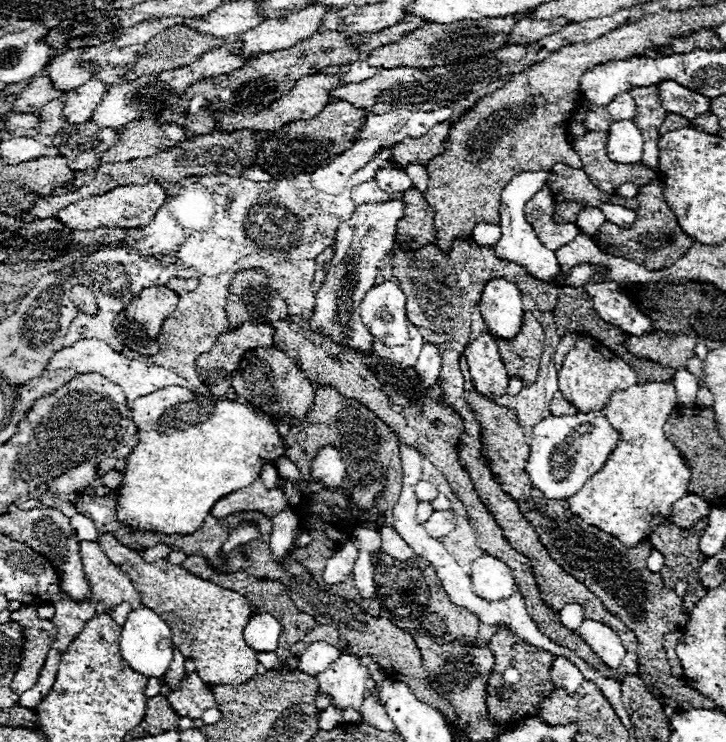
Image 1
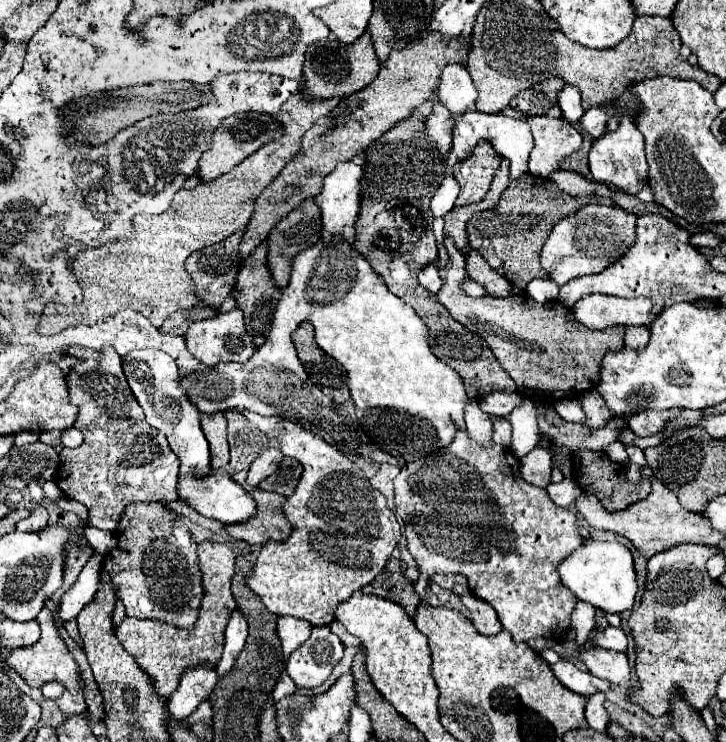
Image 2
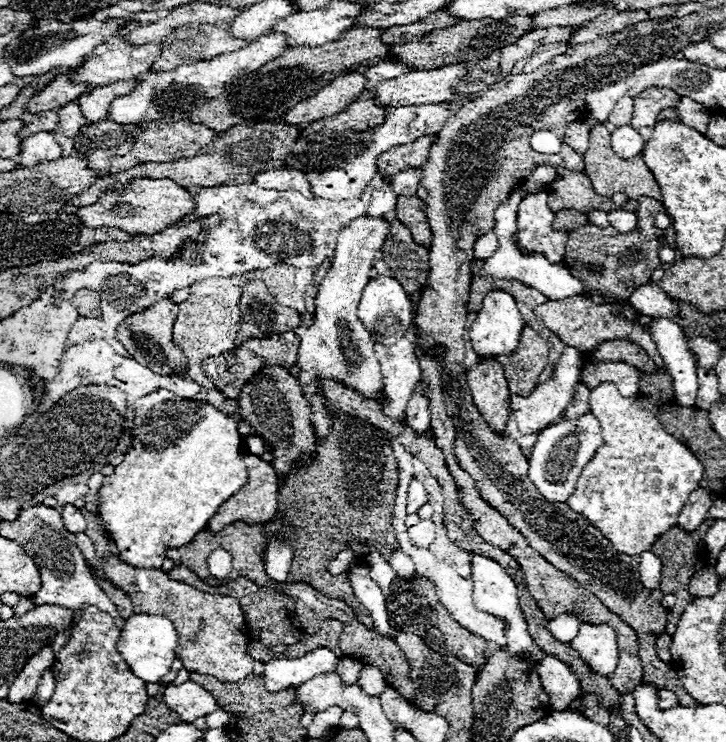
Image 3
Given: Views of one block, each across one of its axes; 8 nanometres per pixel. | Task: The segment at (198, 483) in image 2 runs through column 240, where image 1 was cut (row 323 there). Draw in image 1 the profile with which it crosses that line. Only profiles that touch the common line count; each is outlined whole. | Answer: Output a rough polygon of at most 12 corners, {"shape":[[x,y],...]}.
{"shape":[[492,278],[480,300],[492,336],[520,332],[522,294],[514,282]]}

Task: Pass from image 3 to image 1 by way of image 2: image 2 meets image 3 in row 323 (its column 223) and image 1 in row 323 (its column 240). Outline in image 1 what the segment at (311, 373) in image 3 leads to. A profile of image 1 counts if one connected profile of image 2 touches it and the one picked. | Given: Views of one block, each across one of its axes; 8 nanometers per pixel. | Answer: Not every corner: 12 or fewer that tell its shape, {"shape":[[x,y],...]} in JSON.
{"shape":[[404,200],[356,206],[336,230],[312,328],[372,352],[360,302]]}

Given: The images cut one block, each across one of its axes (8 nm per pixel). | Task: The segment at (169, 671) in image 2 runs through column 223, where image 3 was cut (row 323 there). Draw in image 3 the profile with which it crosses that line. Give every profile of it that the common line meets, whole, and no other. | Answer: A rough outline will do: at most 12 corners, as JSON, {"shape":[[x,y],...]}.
{"shape":[[570,296],[534,308],[566,346],[630,340],[664,374],[650,318],[630,304]]}

